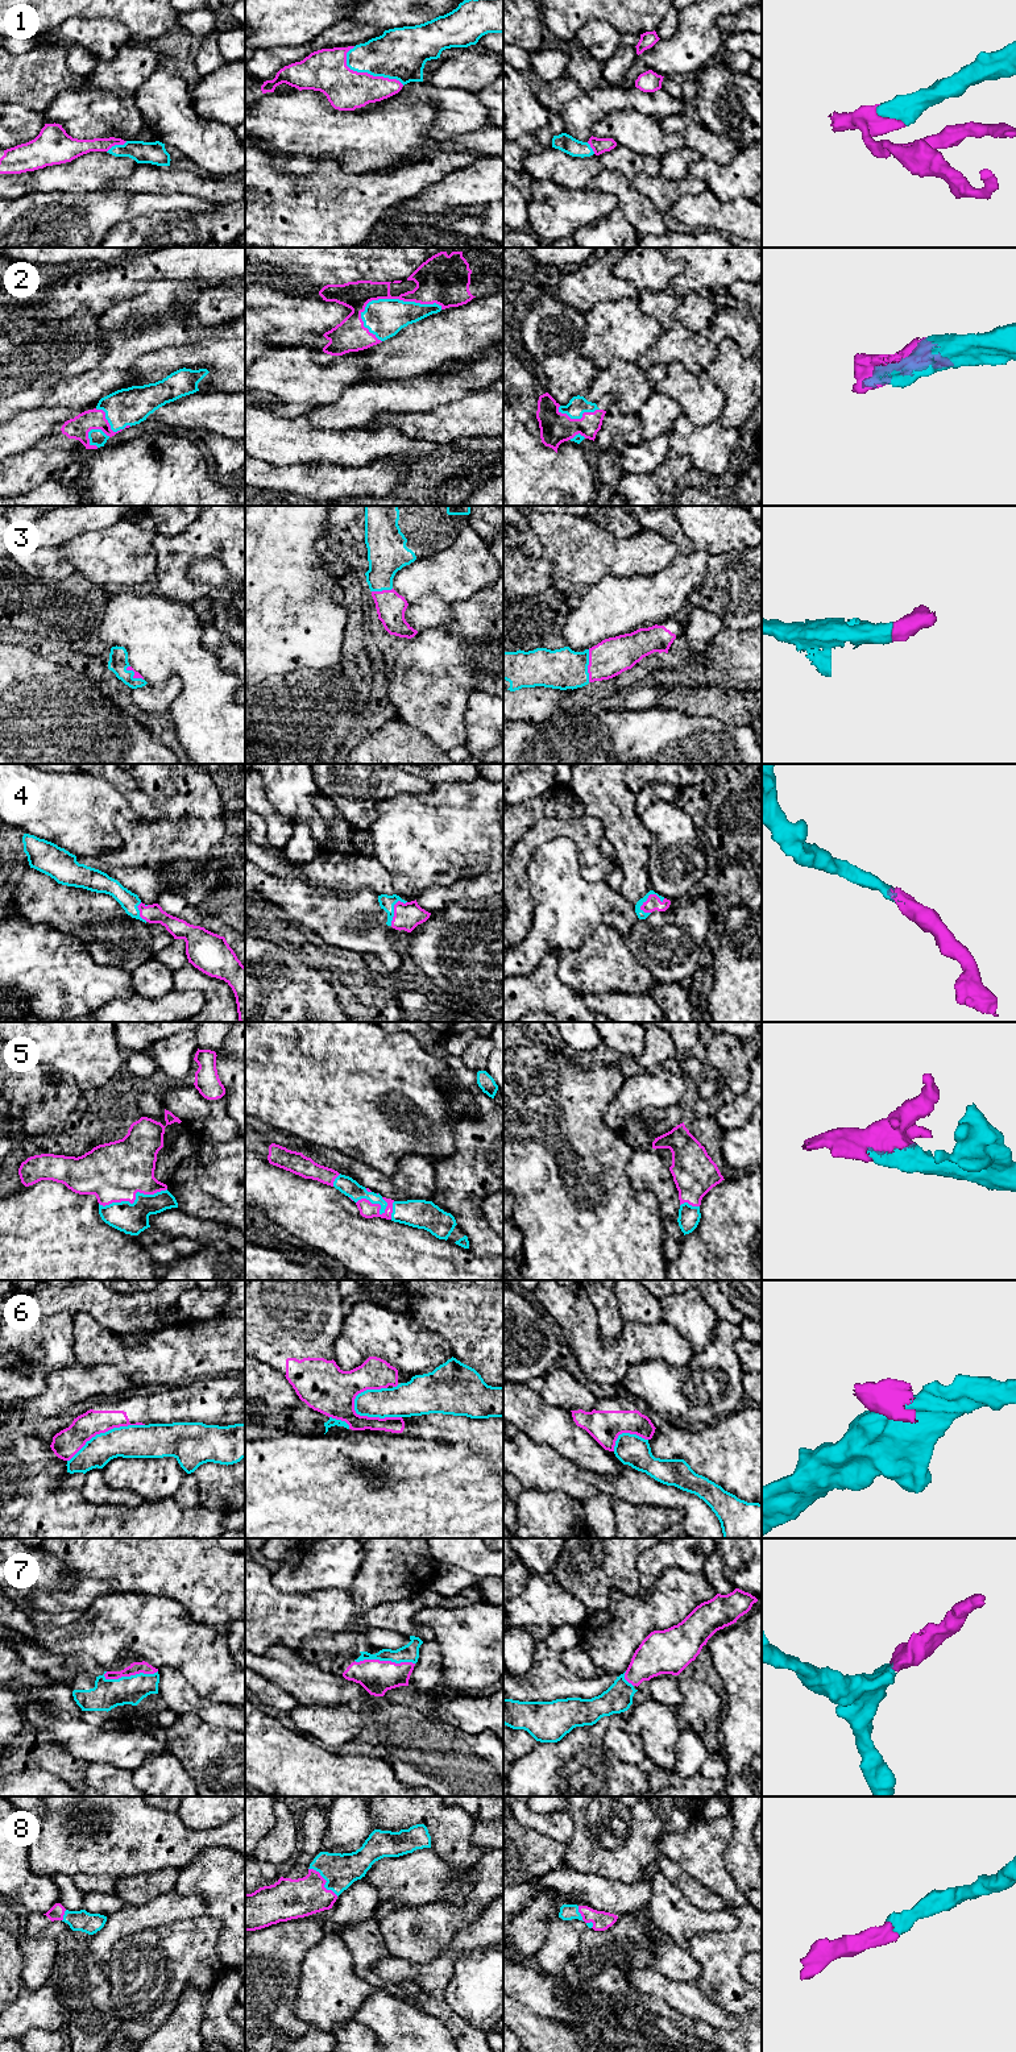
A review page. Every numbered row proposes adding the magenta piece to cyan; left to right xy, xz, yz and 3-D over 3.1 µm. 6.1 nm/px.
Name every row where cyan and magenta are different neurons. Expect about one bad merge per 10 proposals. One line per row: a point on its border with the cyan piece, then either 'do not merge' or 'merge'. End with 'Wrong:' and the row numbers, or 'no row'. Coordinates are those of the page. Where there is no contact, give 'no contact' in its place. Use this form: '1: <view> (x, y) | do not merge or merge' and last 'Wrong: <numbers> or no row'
1: xz (369, 73) | merge
2: xz (397, 299) | merge
3: yz (588, 664) | merge
4: yz (650, 893) | merge
5: xy (135, 1200) | merge
6: xz (372, 1416) | do not merge
7: xz (385, 1660) | merge
8: xz (326, 1880) | merge
Wrong: 6

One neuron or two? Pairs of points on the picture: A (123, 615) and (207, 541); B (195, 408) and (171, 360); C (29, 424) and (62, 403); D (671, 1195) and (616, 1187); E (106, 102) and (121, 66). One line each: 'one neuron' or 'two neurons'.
A: two neurons
B: two neurons
C: one neuron
D: two neurons
E: two neurons

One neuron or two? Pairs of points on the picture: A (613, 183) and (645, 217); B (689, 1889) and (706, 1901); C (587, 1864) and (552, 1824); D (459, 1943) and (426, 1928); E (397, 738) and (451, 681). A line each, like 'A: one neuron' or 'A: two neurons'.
A: one neuron
B: one neuron
C: two neurons
D: two neurons
E: two neurons

